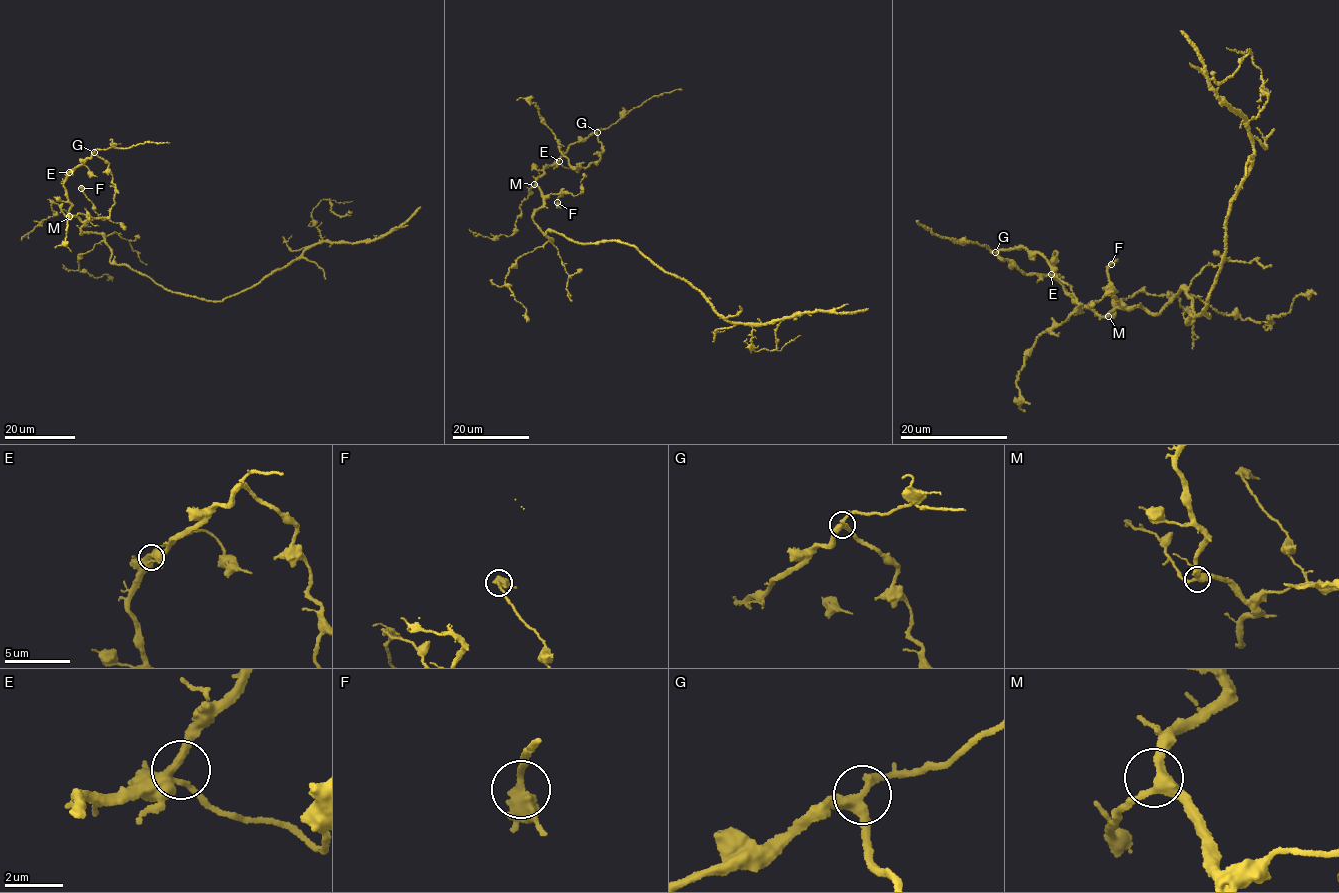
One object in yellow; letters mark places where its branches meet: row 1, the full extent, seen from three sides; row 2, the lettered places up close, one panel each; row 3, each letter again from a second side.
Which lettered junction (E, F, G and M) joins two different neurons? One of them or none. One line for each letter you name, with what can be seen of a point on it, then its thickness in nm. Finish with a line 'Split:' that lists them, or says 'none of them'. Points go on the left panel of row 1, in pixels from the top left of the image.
Split: none of them

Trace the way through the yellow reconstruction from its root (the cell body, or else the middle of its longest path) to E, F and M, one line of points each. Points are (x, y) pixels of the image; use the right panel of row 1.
E: (1194, 317), (1192, 299), (1181, 290), (1158, 313), (1138, 307), (1112, 309), (1099, 317), (1073, 299), (1051, 274)
F: (1194, 317), (1192, 299), (1183, 290), (1158, 313), (1119, 305), (1107, 272), (1110, 263)
M: (1194, 317), (1192, 299), (1181, 290), (1158, 313), (1151, 313), (1138, 307), (1113, 309), (1108, 316)

